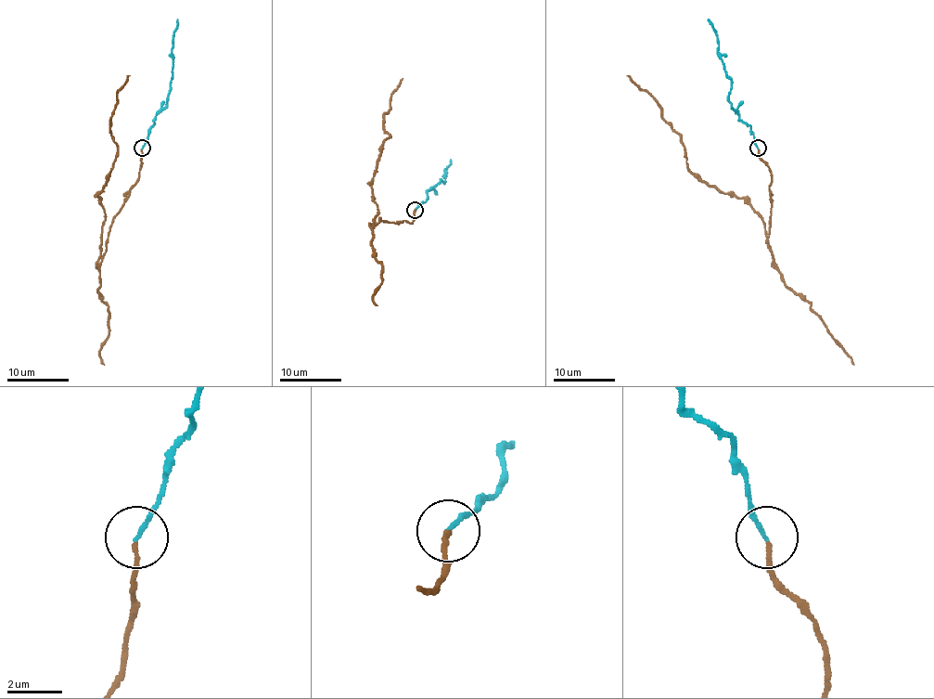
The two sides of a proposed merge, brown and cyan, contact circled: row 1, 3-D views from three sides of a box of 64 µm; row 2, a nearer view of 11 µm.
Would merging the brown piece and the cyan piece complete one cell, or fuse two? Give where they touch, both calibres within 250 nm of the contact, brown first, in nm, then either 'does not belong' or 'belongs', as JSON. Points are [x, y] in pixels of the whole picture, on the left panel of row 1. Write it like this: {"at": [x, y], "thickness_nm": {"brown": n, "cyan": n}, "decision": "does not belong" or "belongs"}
{"at": [142, 148], "thickness_nm": {"brown": 160, "cyan": 140}, "decision": "belongs"}

